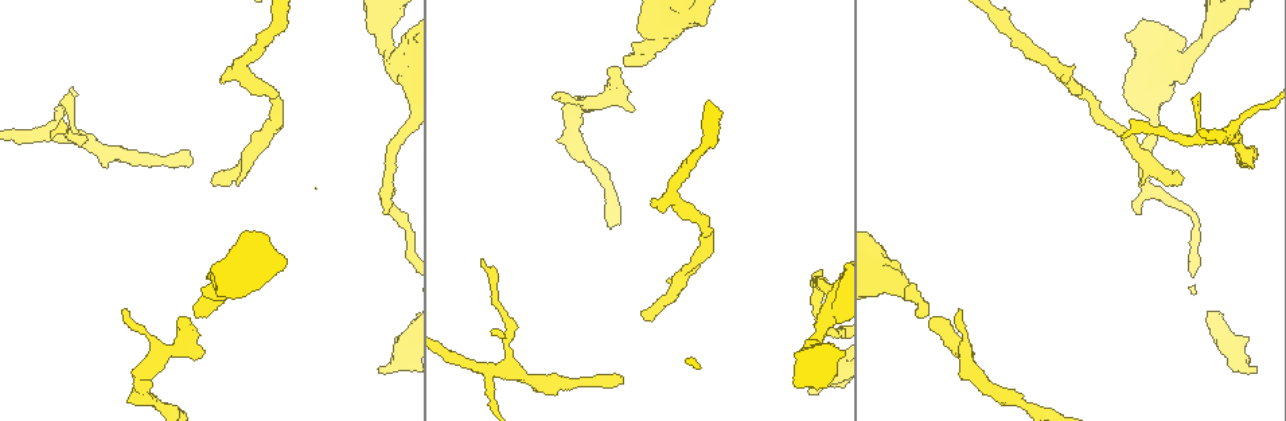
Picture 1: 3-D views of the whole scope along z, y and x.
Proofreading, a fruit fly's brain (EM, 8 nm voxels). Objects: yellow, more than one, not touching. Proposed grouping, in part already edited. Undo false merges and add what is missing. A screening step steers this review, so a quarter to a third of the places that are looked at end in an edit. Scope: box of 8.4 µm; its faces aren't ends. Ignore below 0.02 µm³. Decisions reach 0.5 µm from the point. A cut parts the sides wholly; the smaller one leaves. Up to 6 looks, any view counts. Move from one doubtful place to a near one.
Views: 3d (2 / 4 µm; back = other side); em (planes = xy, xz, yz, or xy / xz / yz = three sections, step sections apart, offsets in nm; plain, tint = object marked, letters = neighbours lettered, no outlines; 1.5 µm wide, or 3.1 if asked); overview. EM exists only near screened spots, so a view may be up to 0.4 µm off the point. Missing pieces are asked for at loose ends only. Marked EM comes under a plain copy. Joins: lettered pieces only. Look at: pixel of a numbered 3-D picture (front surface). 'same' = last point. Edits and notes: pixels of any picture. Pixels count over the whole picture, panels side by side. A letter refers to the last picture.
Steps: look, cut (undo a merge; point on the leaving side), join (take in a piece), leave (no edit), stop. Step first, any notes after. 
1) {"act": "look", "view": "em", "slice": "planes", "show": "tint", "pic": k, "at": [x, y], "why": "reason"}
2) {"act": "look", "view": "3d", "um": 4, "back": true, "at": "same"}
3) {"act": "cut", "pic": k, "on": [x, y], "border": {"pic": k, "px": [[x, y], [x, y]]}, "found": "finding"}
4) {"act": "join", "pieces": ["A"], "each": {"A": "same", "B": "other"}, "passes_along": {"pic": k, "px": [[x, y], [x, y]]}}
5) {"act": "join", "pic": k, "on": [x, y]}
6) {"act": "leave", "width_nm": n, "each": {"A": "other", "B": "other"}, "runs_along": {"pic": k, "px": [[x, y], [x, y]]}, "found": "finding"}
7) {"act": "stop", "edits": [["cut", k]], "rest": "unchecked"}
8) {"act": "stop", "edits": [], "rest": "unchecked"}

{"act": "look", "view": "em", "slice": "planes", "show": "letters", "pic": 1, "at": [213, 179], "why": "an open end"}

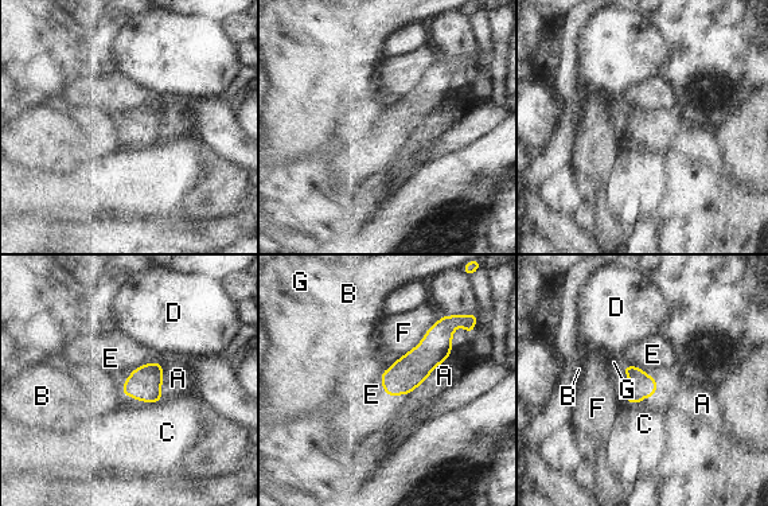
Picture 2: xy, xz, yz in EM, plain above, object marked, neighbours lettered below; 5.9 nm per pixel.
{"act": "leave", "width_nm": 150, "longest_contact_nm": ["A", 460], "each": {"A": "other", "B": "other", "C": "other", "D": "other", "E": "other", "F": "other", "G": "other"}, "found": "none of them fits"}

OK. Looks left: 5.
{"act": "look", "view": "3d", "um": 4, "back": true, "pic": 1, "at": [920, 312], "why": "long arm stops here"}

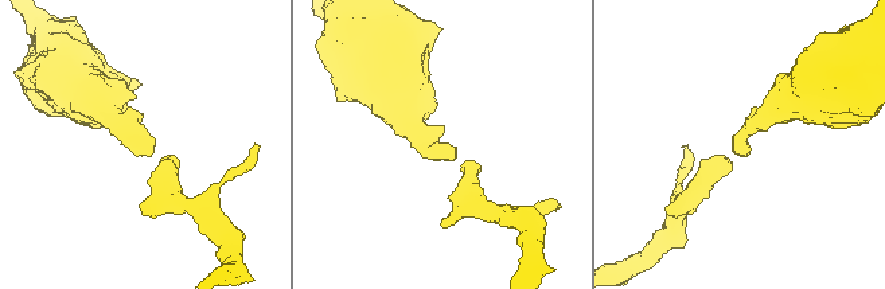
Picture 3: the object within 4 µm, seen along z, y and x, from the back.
{"act": "look", "view": "em", "slice": "planes", "show": "letters", "pic": 3, "at": [448, 143], "why": "shape alone is not enough"}

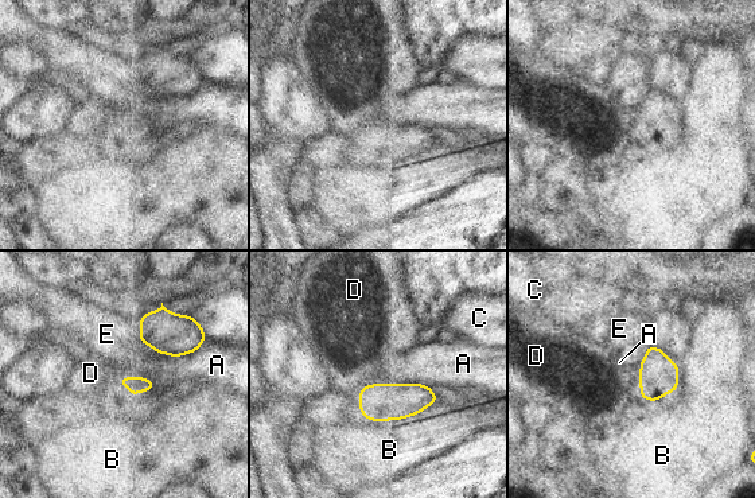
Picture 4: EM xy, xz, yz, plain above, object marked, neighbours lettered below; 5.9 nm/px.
{"act": "leave", "each": {"A": "other", "B": "other", "C": "other", "D": "other", "E": "other"}, "border": {"pic": 4, "px": [[119, 377], [132, 396], [155, 386]]}, "found": "no lettered piece goes on from it"}

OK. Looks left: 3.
{"act": "look", "view": "em", "slice": "xy", "step": 8, "show": "letters", "pic": 1, "at": [385, 373], "why": "an open end"}

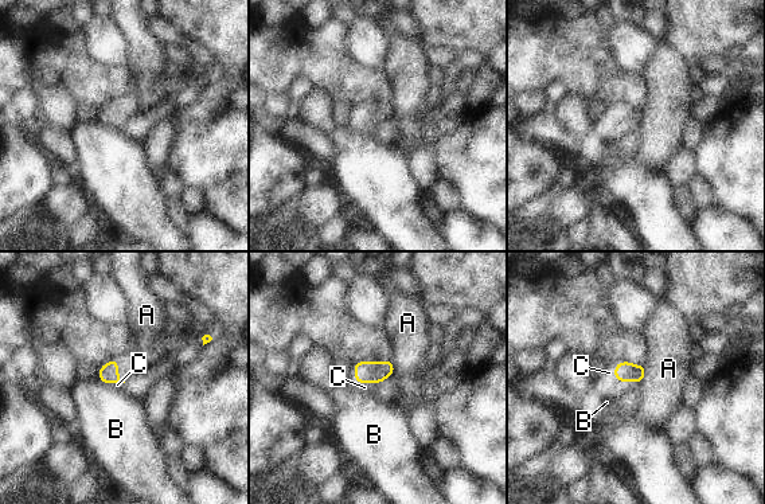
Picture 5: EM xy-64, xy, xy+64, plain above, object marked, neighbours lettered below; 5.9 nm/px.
{"act": "look", "view": "em", "slice": "planes", "show": "letters", "at": "same", "why": "cut it another way"}

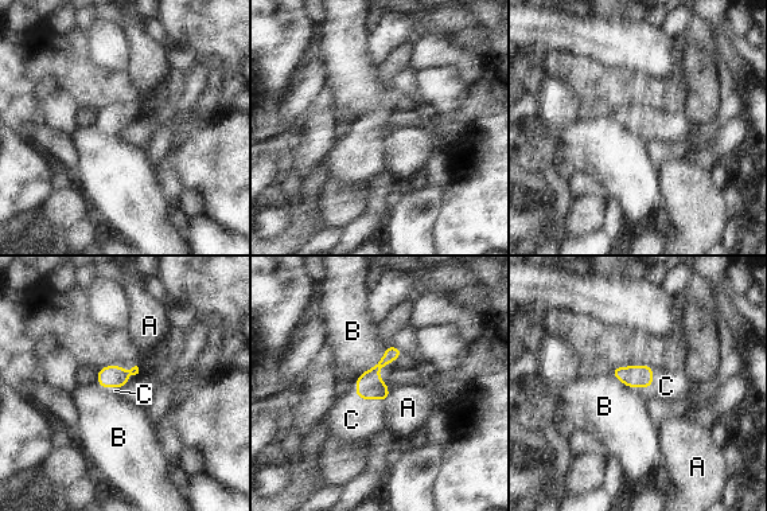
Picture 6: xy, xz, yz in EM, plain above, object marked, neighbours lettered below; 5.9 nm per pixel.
{"act": "join", "pieces": ["C"], "each": {"A": "other", "B": "other", "C": "same"}, "passes_along": {"pic": 6, "px": [[369, 386], [363, 398], [351, 420]]}, "found": "it goes on there"}

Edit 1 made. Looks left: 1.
{"act": "stop", "edits": [["join", 6]], "rest": "unchecked"}

